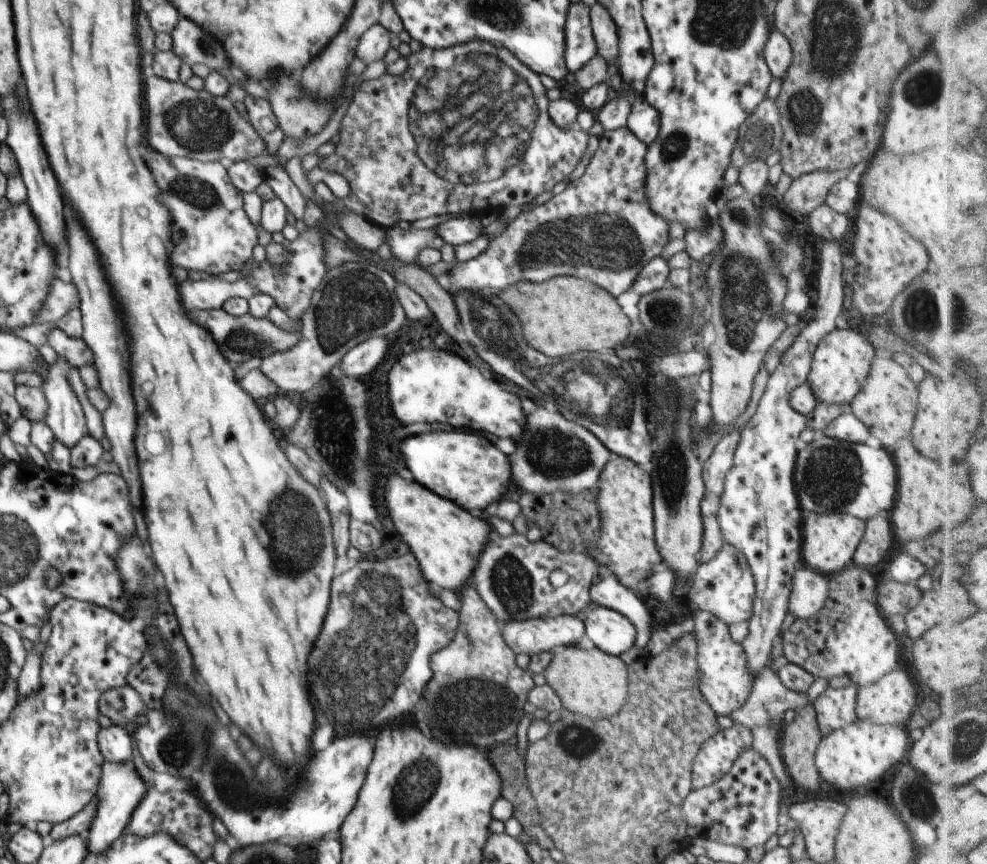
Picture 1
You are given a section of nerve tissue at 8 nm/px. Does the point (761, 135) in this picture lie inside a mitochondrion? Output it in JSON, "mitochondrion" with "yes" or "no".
{"mitochondrion":"yes"}

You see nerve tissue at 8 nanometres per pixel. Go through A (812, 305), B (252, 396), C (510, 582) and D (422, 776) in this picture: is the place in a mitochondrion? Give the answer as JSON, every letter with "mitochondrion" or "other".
{"A":"other","B":"other","C":"mitochondrion","D":"mitochondrion"}

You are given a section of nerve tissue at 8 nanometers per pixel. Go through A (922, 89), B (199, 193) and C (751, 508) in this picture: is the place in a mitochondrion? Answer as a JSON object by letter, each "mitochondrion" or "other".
{"A":"mitochondrion","B":"mitochondrion","C":"other"}

